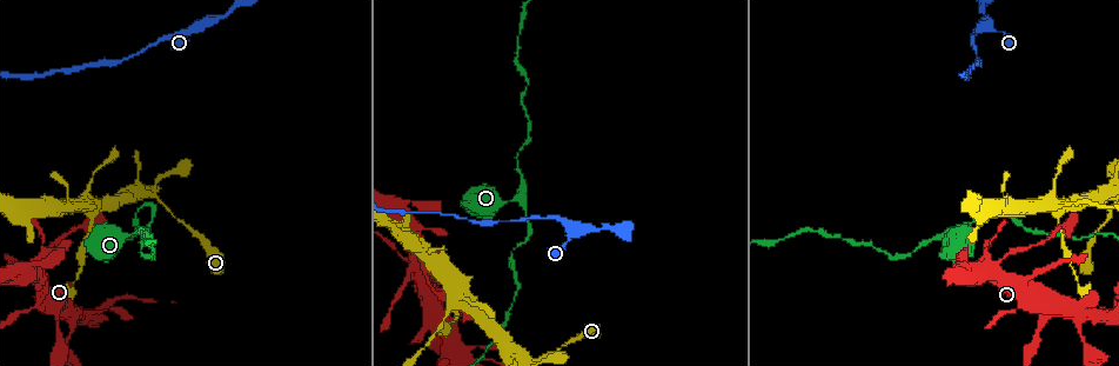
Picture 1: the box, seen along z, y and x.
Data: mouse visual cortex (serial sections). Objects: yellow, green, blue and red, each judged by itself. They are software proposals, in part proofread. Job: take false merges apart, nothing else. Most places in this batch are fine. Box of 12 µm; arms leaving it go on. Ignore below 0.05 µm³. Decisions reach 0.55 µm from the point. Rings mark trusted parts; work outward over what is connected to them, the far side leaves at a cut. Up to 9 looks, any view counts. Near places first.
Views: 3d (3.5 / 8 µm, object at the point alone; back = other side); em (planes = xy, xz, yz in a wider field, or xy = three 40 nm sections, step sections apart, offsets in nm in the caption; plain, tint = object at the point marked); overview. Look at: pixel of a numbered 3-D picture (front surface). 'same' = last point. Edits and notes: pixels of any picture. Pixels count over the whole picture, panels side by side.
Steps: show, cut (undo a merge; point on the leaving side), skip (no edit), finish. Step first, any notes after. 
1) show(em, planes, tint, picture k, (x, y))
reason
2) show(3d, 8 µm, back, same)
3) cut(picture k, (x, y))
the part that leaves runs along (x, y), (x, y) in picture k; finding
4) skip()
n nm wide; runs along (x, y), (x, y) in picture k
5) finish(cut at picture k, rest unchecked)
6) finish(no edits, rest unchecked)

show(3d, 8 µm, back, picture 1, (1058, 207))
thin arm on a thick one

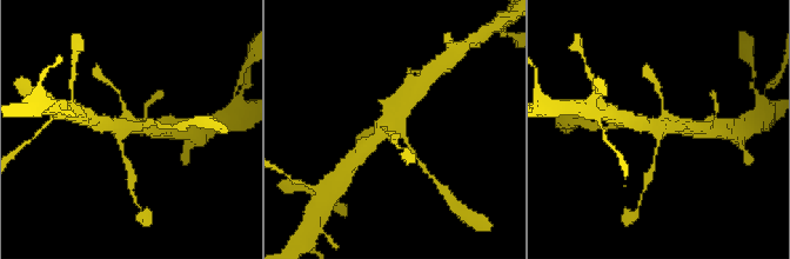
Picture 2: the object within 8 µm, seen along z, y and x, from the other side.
show(em, xy, step 3, tint, picture 2, (396, 128))

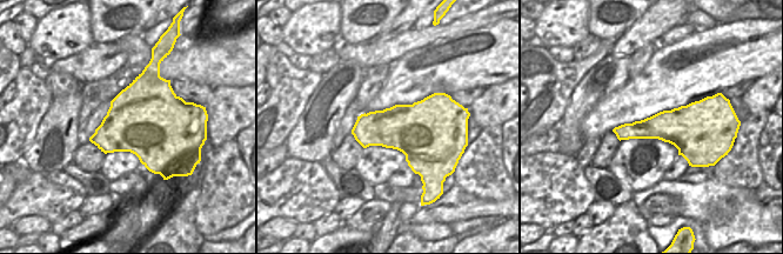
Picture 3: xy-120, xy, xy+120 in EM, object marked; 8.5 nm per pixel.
skip()
runs along (365, 148), (410, 98) in picture 2; all the same cell

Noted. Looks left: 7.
show(3d, 3.5 µm, picture 1, (423, 287))
small branch off a trunk

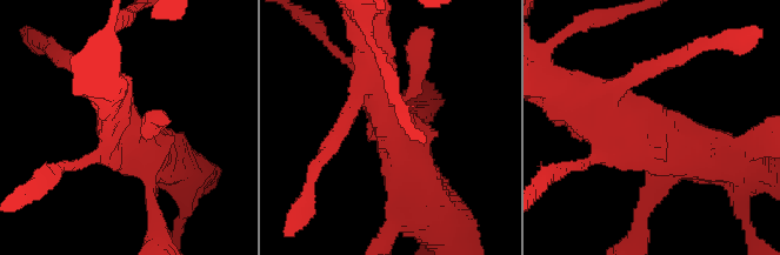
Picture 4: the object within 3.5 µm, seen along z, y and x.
skip()
runs along (586, 126), (713, 155) in picture 4; one cell here

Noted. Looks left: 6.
show(3d, 3.5 µm, picture 1, (578, 228))

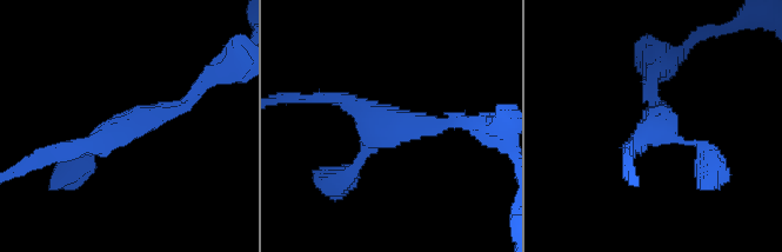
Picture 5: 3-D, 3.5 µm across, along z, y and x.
show(em, xy, step 5, plain, picture 5, (658, 126))

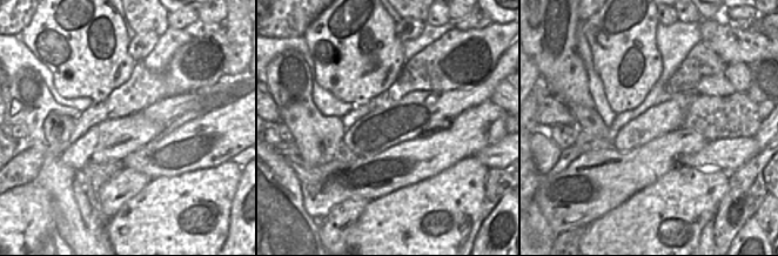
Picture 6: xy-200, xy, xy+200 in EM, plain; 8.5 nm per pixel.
show(em, xy, step 5, tint, same)
where the object lies

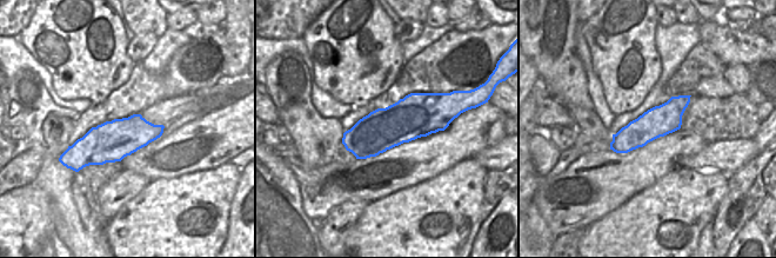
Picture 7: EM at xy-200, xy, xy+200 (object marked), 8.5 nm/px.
skip()
continuous, no second cell

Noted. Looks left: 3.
show(3d, 8 µm, picture 1, (519, 197))

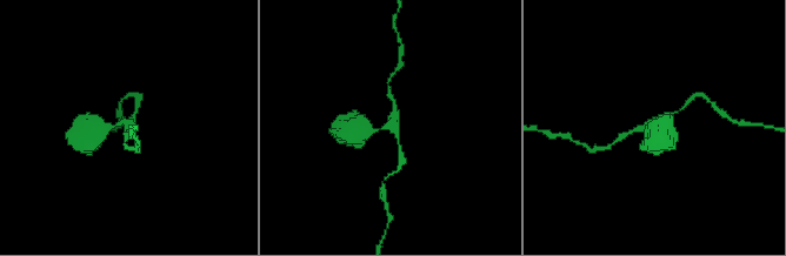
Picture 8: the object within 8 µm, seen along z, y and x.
show(em, xy, step 2, tint, picture 8, (124, 120))
now the EM

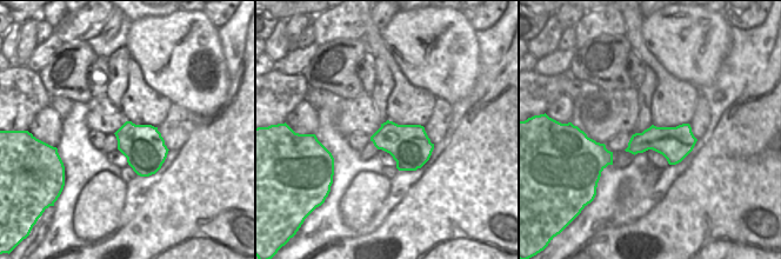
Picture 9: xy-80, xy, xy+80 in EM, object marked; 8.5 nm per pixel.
skip()
arms of 150, 150, 600 nm; runs along (358, 128), (378, 130), (394, 121), (392, 98) in picture 8; one cell here

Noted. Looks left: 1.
finish(no edits, rest unchecked)

